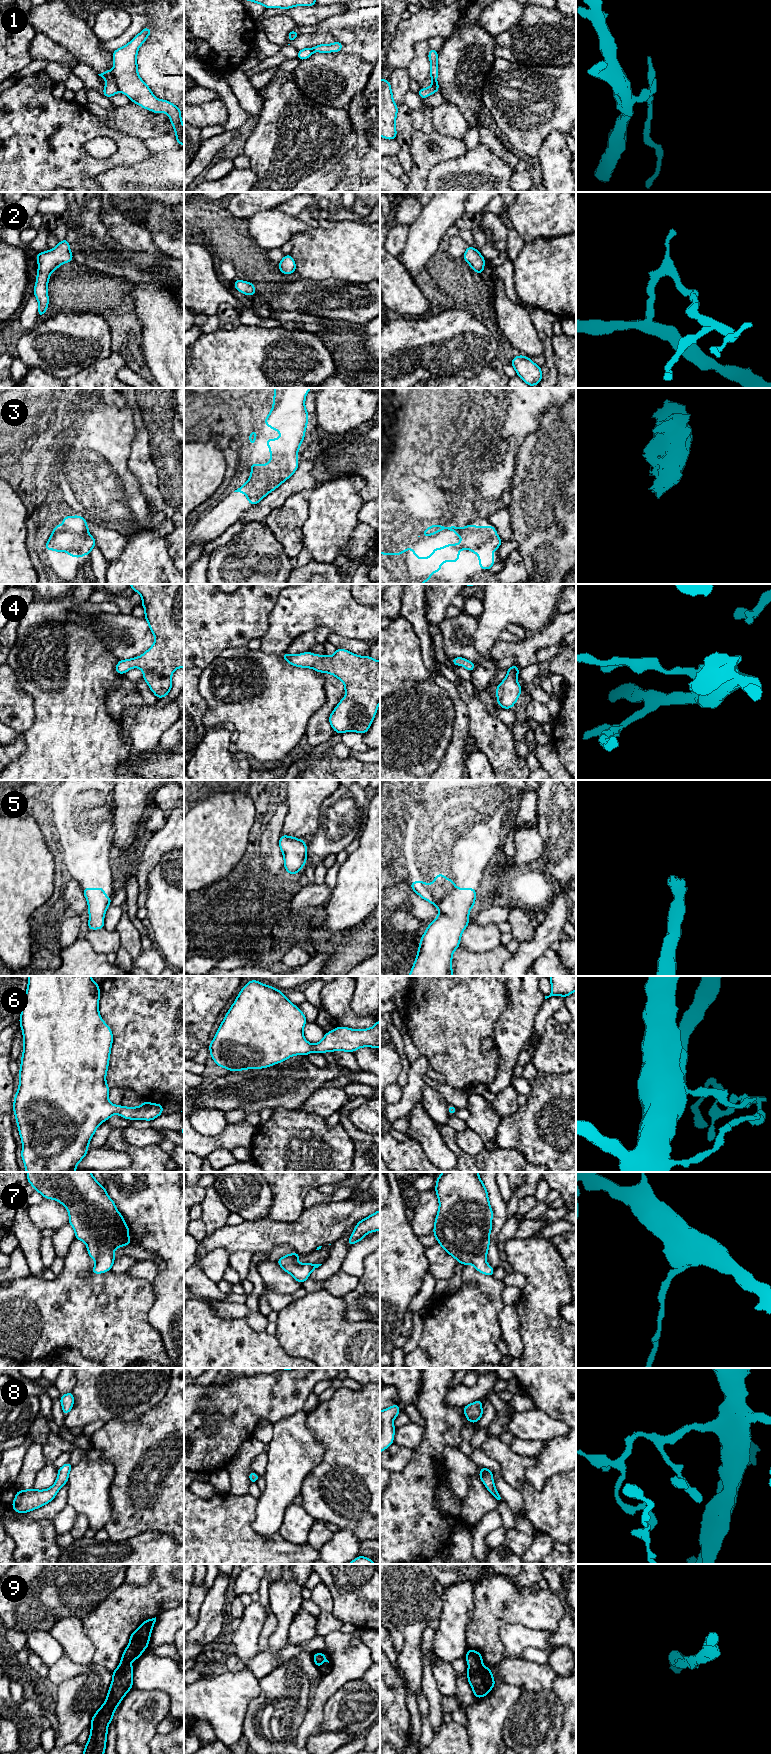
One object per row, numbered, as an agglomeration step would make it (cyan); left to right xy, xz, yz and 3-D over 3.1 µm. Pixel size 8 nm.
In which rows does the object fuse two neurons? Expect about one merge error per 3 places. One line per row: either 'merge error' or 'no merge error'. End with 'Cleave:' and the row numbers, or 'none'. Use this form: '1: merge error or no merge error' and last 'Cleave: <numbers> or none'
1: merge error
2: no merge error
3: no merge error
4: no merge error
5: no merge error
6: no merge error
7: no merge error
8: no merge error
9: no merge error
Cleave: 1

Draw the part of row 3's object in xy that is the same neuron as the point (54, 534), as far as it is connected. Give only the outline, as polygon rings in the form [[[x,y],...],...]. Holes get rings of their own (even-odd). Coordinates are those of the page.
[[[76,515],[65,516],[60,522],[65,524],[54,527],[45,549],[60,553],[65,550],[67,555],[77,558],[89,556],[91,549],[96,546],[96,541],[89,533],[87,521]]]

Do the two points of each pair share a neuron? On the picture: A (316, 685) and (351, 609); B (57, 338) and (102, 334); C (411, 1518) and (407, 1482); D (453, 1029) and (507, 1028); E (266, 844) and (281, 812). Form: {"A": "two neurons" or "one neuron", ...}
{"A": "two neurons", "B": "one neuron", "C": "one neuron", "D": "two neurons", "E": "one neuron"}

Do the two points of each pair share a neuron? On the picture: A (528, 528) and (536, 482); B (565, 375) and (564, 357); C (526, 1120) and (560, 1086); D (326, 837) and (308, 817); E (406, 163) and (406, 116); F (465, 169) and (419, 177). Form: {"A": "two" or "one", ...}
{"A": "one", "B": "one", "C": "one", "D": "two", "E": "one", "F": "two"}

